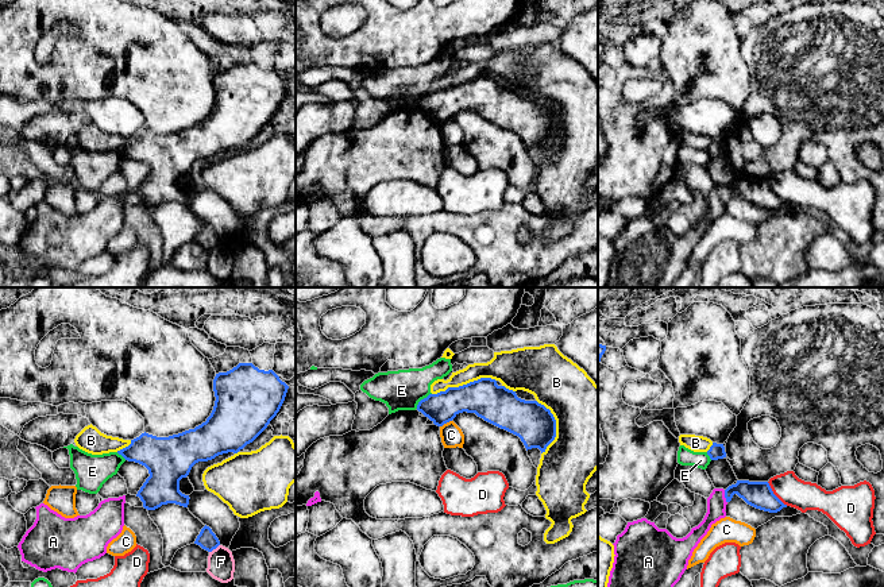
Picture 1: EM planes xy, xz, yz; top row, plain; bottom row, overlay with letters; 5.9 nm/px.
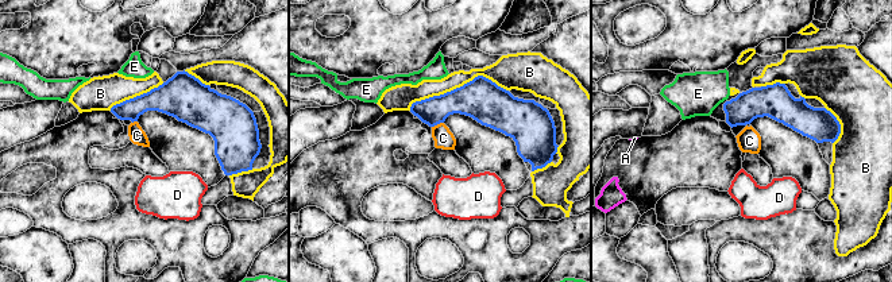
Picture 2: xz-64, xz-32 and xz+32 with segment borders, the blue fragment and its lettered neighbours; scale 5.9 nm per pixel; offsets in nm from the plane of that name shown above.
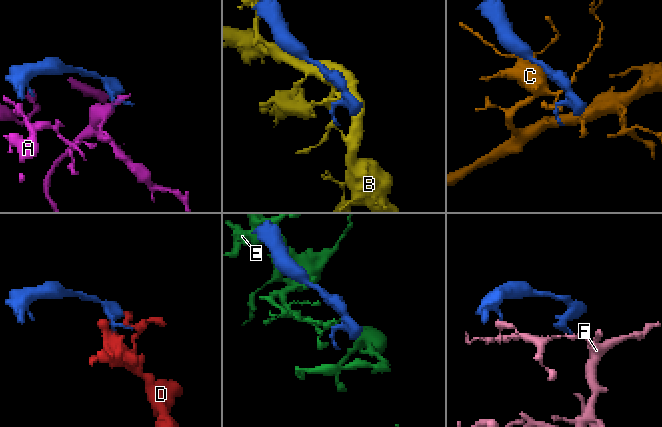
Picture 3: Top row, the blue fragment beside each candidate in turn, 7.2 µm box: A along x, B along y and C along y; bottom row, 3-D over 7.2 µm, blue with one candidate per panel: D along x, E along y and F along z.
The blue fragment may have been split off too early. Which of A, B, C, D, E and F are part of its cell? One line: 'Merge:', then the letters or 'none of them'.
Merge: A

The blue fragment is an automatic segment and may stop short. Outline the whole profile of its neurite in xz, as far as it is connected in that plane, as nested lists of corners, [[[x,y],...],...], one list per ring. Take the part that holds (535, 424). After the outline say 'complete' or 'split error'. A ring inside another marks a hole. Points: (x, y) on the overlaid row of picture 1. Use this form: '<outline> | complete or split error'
[[[491,378],[429,394],[418,402],[417,410],[437,426],[452,421],[459,413],[475,413],[518,436],[526,451],[538,448],[543,453],[556,437],[556,420],[549,409],[537,401],[518,398],[516,391],[498,386]]] | complete

